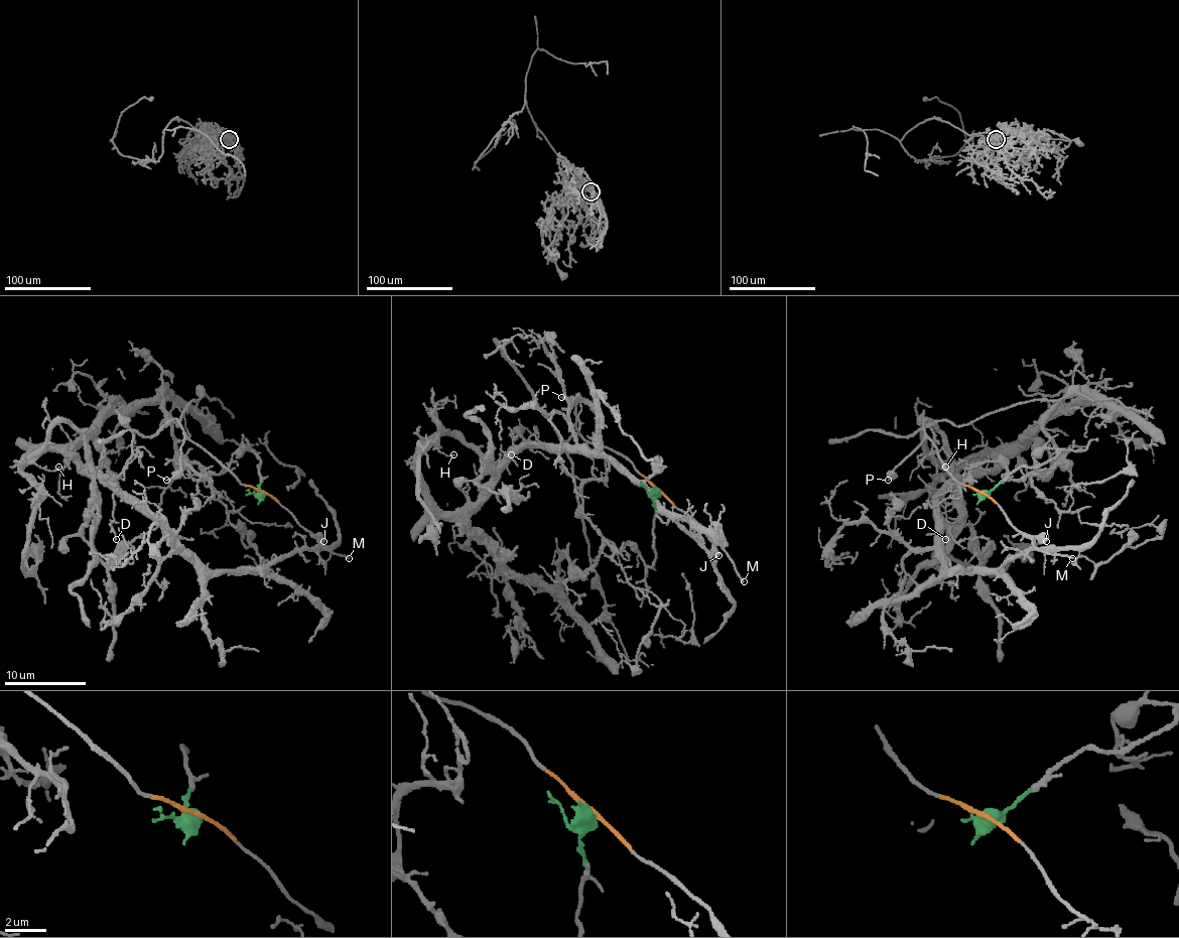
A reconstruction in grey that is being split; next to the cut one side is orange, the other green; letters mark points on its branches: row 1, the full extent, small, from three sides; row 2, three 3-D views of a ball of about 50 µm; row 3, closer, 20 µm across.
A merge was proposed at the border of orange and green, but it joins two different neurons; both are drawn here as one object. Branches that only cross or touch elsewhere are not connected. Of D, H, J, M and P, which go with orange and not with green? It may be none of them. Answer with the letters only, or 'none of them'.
J, M, P

